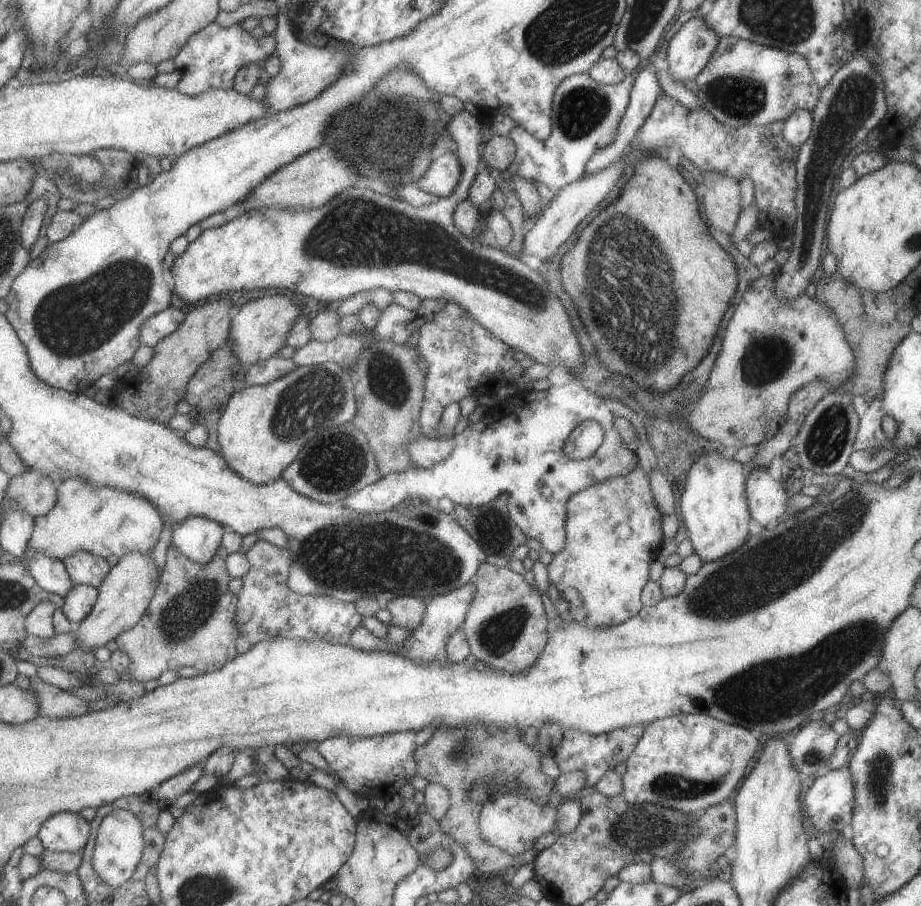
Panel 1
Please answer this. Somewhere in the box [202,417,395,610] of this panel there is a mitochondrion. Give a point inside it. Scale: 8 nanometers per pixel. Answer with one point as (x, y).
(335, 463)

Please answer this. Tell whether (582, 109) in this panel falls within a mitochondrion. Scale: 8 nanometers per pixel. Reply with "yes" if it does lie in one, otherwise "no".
yes

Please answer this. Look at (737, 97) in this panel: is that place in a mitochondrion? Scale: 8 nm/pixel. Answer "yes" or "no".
yes

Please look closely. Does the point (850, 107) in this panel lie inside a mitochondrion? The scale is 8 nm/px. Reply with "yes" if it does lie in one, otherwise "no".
yes

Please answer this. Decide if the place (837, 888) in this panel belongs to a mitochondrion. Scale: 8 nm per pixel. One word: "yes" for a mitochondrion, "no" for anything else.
no

